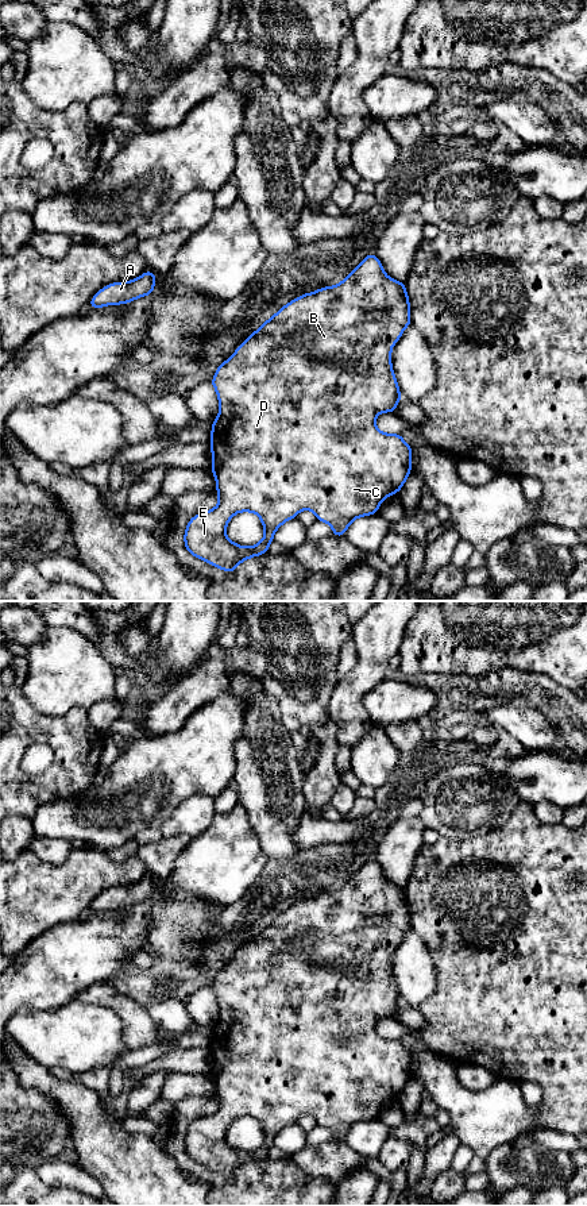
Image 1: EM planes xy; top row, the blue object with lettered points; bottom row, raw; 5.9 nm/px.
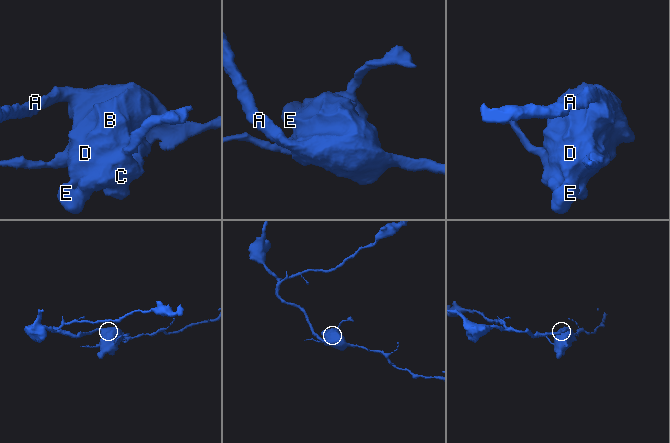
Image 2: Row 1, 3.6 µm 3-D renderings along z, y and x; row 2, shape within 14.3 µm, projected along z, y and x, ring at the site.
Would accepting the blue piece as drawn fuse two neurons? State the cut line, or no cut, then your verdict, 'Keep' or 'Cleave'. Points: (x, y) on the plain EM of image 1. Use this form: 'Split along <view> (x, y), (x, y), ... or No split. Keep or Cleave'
No split. Keep

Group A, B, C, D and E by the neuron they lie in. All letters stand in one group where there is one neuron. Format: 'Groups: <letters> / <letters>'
Groups: A B C D E

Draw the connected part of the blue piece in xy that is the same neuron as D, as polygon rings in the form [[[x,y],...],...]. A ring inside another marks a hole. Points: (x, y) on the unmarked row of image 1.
[[[371,858],[340,889],[305,898],[283,910],[266,928],[260,929],[260,932],[216,974],[211,989],[217,998],[220,1016],[212,1028],[209,1049],[212,1055],[211,1075],[217,1090],[216,1098],[219,1101],[219,1109],[216,1113],[196,1120],[189,1125],[184,1140],[188,1157],[229,1179],[235,1176],[239,1168],[269,1157],[269,1151],[274,1145],[275,1136],[285,1126],[296,1124],[304,1114],[312,1116],[318,1126],[331,1130],[335,1141],[341,1143],[354,1125],[378,1118],[381,1107],[402,1094],[412,1075],[413,1053],[402,1044],[401,1039],[391,1040],[379,1036],[375,1030],[375,1025],[382,1017],[394,1018],[397,1009],[402,1005],[391,971],[391,953],[409,929],[412,929],[410,908],[405,889],[387,882],[381,866]],[[239,1117],[252,1117],[258,1120],[264,1132],[263,1144],[252,1152],[239,1151],[227,1143],[227,1129]]]

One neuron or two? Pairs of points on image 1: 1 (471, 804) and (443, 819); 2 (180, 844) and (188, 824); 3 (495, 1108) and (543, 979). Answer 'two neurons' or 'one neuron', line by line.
1: one neuron
2: two neurons
3: two neurons

